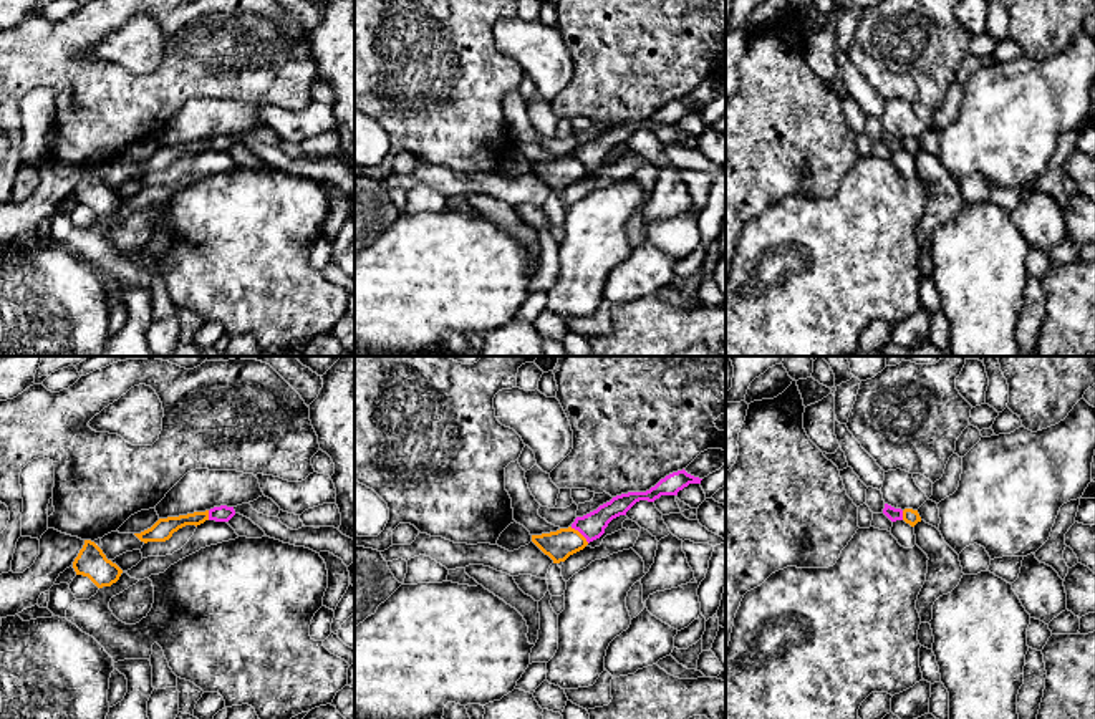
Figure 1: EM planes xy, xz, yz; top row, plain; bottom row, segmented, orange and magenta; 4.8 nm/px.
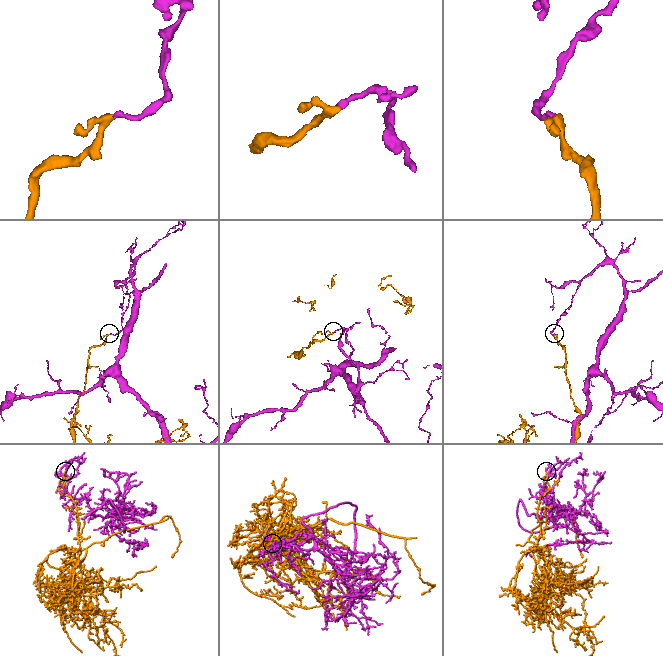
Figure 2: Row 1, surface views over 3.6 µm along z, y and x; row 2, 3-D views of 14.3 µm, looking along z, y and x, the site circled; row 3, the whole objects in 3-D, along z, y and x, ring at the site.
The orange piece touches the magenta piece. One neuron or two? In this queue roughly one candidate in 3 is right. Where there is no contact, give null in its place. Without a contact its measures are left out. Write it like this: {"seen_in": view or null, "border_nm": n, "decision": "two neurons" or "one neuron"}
{"seen_in": "xz", "border_nm": 120, "decision": "two neurons"}

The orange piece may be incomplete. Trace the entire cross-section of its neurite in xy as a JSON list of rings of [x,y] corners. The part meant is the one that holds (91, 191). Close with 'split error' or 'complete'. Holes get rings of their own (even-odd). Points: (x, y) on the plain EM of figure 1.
[[[84,169],[83,177],[73,191],[73,197],[76,204],[88,205],[98,217],[111,215],[123,202],[91,169]]] | complete

